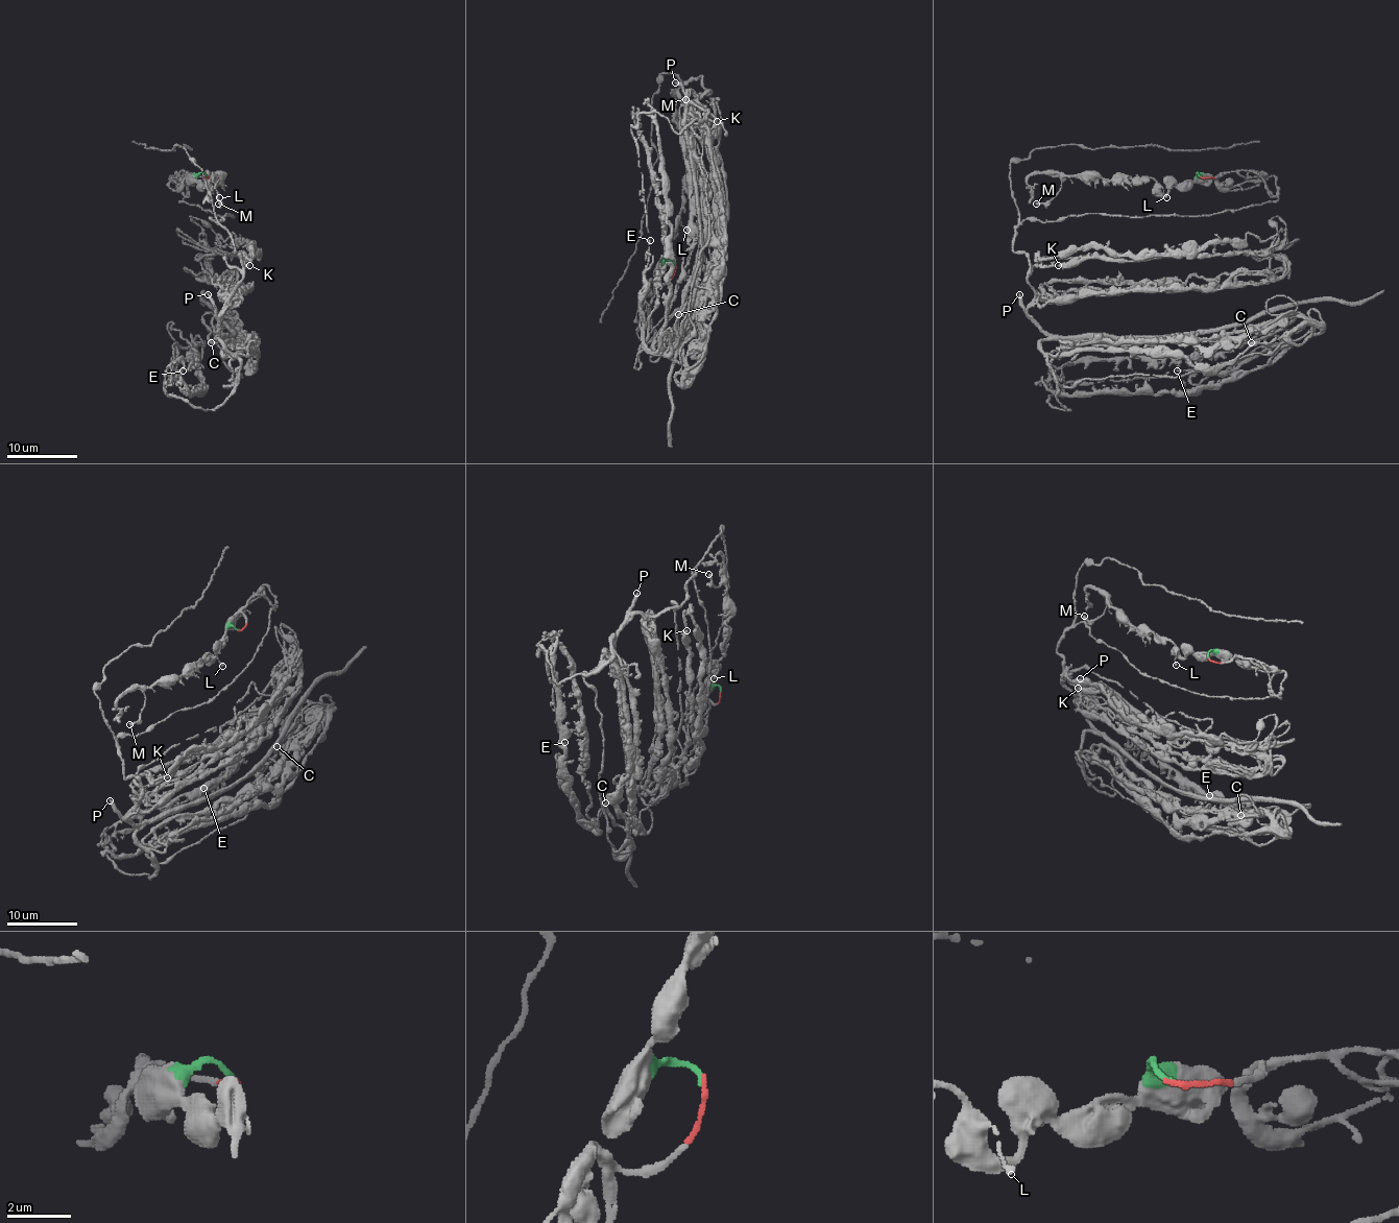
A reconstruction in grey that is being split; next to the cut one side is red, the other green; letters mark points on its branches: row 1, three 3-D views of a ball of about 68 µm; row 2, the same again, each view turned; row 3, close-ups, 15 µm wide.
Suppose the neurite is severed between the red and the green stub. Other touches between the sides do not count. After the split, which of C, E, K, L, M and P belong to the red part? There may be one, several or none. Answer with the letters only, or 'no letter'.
C, E, K, P

